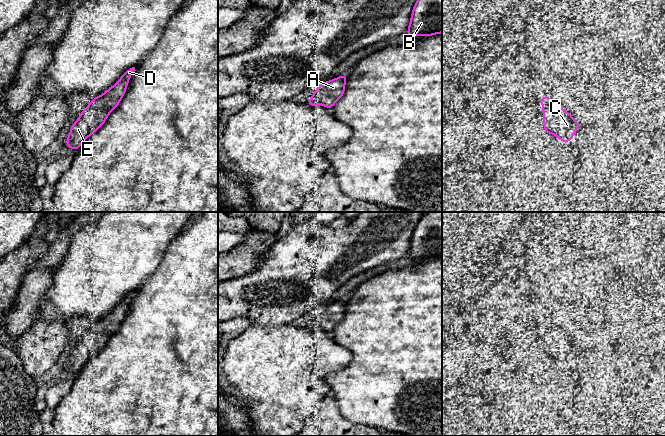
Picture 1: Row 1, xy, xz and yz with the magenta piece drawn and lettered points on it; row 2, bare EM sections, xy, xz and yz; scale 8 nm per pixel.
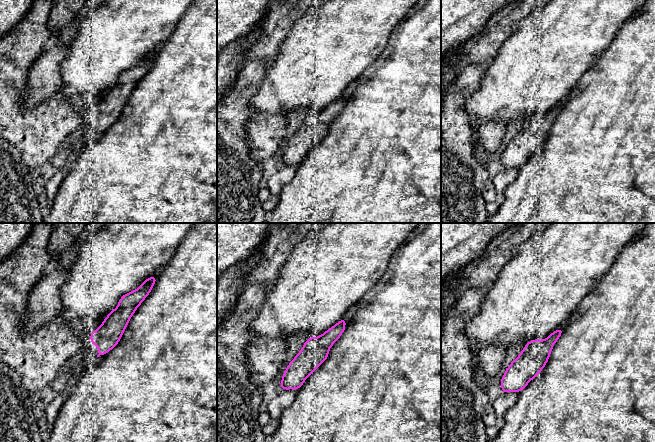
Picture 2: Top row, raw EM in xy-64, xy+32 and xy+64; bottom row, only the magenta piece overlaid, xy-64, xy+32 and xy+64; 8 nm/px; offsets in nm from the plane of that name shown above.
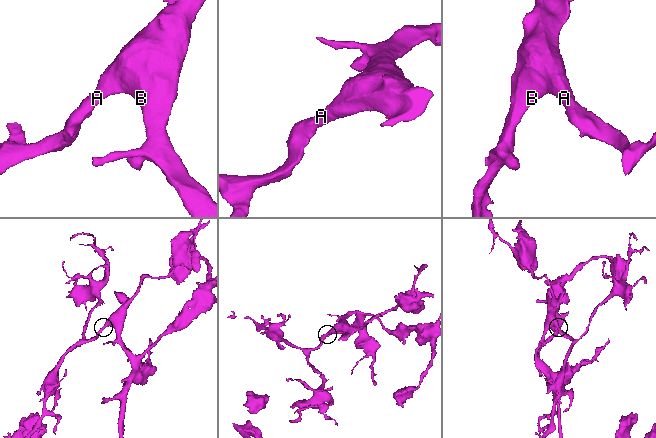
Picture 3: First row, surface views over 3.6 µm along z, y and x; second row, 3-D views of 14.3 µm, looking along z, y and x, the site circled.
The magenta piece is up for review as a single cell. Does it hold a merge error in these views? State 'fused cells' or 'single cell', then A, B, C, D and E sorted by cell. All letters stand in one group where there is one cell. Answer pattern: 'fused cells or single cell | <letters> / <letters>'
single cell | A B C D E

